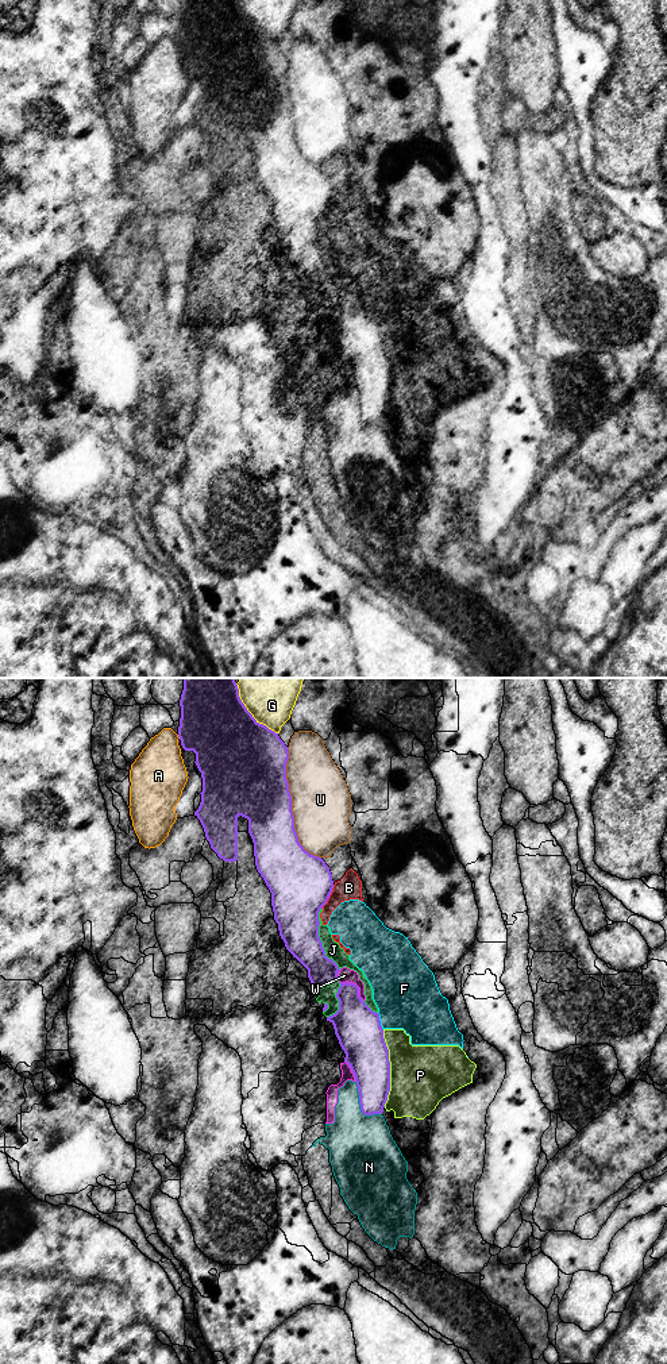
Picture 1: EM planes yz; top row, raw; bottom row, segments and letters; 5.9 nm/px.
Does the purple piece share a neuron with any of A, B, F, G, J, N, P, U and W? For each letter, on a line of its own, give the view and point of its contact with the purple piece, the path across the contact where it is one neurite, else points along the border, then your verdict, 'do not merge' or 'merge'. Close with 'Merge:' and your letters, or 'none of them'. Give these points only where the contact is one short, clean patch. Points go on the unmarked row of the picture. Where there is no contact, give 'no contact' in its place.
A: meets purple in yz at (178, 45); do not merge
B: meets purple in yz at (328, 205); do not merge
F: meets purple in yz at (380, 330); do not merge
G: meets purple in yz at (251, 24); do not merge
J: meets purple in yz at (320, 249); do not merge
N: meets purple in yz at (361, 415); do not merge
P: meets purple in yz at (389, 377); border along yz (382, 338), (389, 370), (389, 403), (385, 415); do not merge
U: meets purple in yz at (290, 115); do not merge
W: meets purple in yz at (350, 292); do not merge
Merge: none of them

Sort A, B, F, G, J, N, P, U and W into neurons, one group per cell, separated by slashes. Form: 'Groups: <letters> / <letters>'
Groups: A / B F P / G / J N W / U

